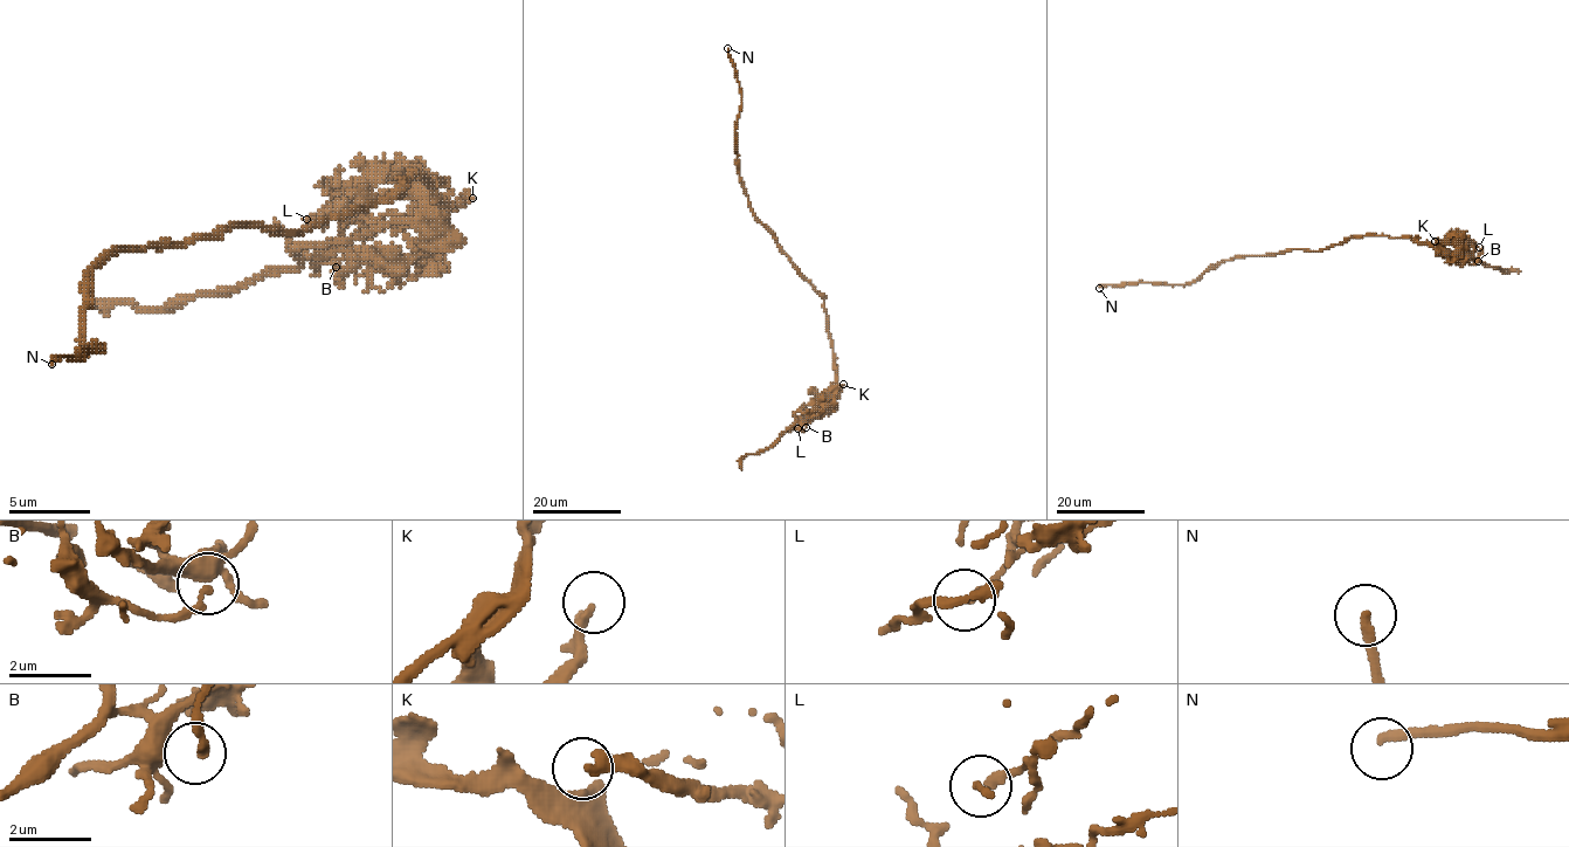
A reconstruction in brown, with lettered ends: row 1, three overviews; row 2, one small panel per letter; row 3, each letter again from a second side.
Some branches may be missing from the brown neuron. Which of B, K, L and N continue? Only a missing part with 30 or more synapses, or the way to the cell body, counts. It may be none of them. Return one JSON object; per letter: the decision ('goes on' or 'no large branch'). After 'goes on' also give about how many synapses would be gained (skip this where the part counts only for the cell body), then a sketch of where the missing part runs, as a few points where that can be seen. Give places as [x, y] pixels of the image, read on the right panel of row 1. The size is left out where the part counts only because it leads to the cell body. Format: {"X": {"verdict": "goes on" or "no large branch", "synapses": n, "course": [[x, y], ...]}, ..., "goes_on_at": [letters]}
{"B": {"verdict": "no large branch"}, "K": {"verdict": "no large branch"}, "L": {"verdict": "no large branch"}, "N": {"verdict": "no large branch"}, "goes_on_at": []}

